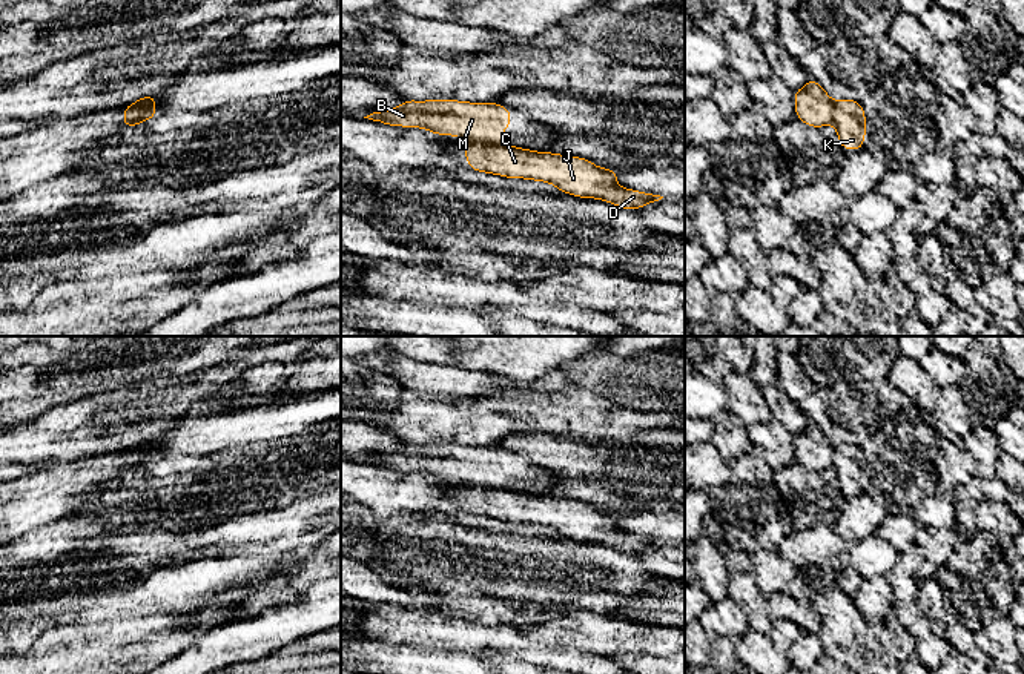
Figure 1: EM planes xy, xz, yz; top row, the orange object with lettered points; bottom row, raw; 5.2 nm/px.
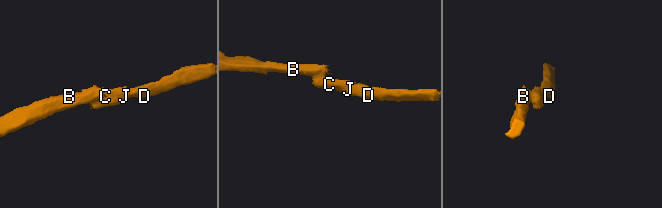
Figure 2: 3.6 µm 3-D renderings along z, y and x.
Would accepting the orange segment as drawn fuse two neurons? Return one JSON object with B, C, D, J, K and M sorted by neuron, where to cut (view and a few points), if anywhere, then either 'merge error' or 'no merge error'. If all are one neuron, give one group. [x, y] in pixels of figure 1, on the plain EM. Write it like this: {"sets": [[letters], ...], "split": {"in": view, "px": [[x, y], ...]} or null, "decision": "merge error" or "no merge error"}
{"sets": [["B", "M"], ["C", "D", "J", "K"]], "split": {"in": "xy", "px": [[126, 450], [134, 450], [155, 459]]}, "decision": "merge error"}

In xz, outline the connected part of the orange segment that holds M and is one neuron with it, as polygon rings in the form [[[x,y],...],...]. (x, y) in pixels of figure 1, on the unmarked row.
[[[405,444],[391,454],[378,454],[364,462],[482,487],[499,487],[504,473],[513,467],[510,453],[502,448],[456,444]]]

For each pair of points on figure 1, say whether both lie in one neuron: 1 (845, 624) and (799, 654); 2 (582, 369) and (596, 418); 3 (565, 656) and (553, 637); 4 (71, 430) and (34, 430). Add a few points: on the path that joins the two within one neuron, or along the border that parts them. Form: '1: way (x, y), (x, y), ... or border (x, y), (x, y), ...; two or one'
1: border (817, 634), (823, 647), (823, 657); two
2: border (559, 369), (568, 379), (604, 396); two
3: border (531, 639), (553, 645), (573, 645), (582, 650); two
4: border (49, 412), (46, 458), (39, 465); two

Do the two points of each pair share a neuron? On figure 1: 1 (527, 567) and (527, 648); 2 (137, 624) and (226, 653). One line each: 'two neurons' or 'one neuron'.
1: two neurons
2: two neurons

